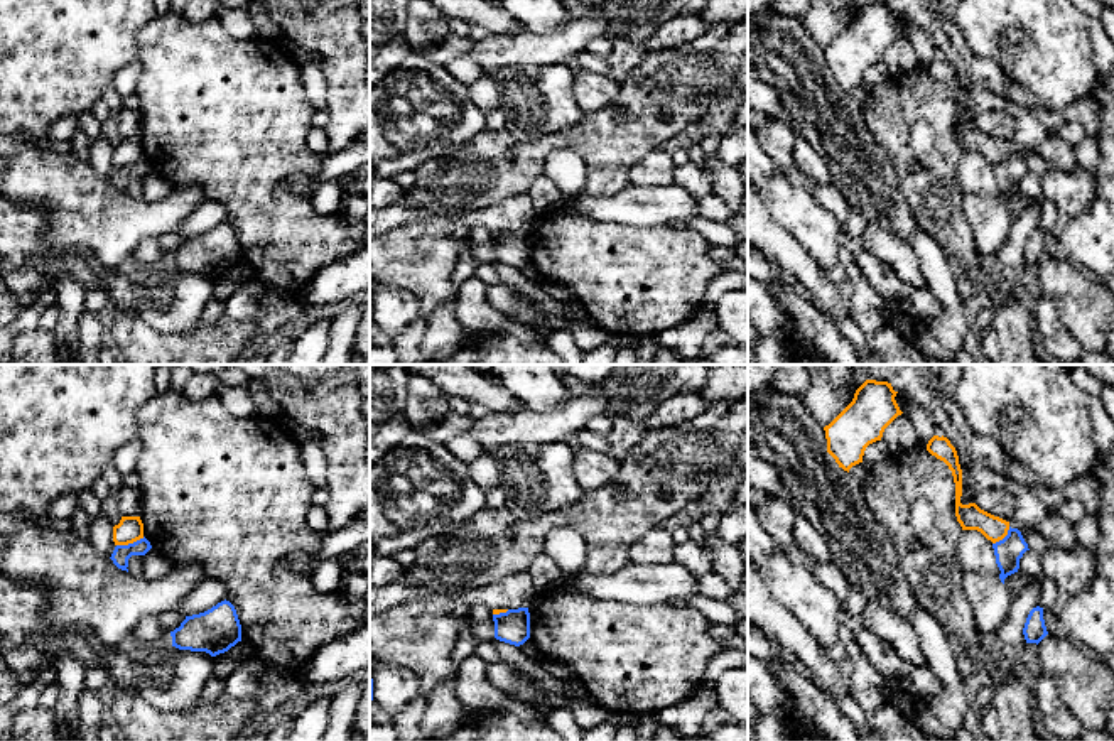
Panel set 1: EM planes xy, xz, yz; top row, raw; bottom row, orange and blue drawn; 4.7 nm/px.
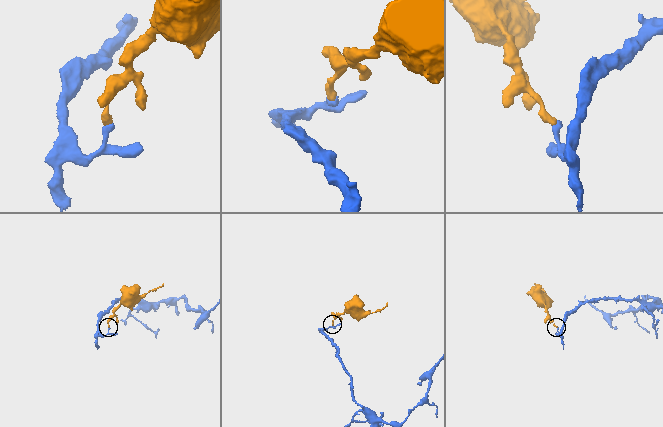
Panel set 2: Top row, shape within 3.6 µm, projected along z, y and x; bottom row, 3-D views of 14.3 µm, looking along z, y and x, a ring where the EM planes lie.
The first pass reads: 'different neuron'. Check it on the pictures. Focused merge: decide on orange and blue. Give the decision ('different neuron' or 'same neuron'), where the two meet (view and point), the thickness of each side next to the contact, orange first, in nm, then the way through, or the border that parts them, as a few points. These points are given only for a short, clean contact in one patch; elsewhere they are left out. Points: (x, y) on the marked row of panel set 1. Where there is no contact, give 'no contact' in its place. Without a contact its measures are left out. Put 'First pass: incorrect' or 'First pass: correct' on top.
First pass: correct
different neuron; contact xy (130, 542); calibres 130 and 90 nm; border xy (144, 537), (117, 546)

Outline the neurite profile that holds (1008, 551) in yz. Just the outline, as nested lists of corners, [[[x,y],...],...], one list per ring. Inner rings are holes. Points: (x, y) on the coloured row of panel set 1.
[[[1018,528],[1008,530],[1008,535],[992,544],[996,564],[1001,571],[999,579],[1004,584],[1004,579],[1019,569],[1019,559],[1028,549],[1028,544],[1025,542],[1021,532]]]

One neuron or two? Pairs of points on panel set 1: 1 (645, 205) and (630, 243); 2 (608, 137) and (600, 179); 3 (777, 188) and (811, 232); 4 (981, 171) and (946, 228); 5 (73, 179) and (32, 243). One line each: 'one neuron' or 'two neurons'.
1: two neurons
2: one neuron
3: one neuron
4: two neurons
5: two neurons

